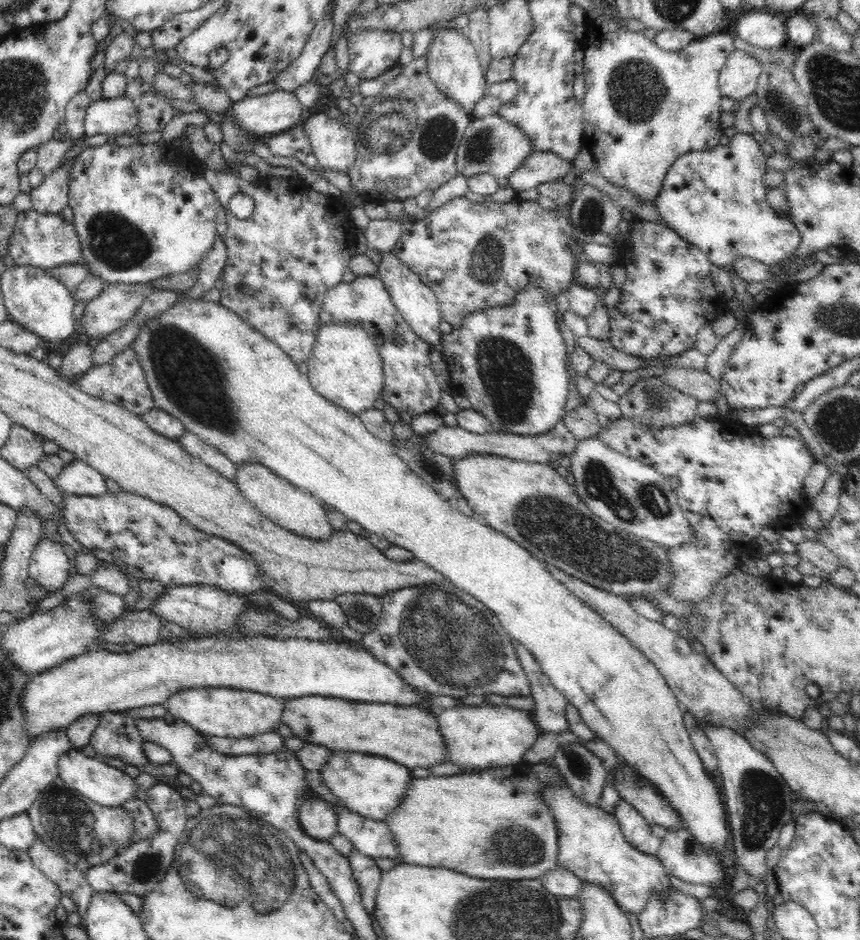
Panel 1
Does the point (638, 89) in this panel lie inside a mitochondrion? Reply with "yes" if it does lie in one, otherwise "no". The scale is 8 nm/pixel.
yes

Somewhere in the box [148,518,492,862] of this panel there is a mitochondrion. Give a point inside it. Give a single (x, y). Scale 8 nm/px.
(361, 614)

